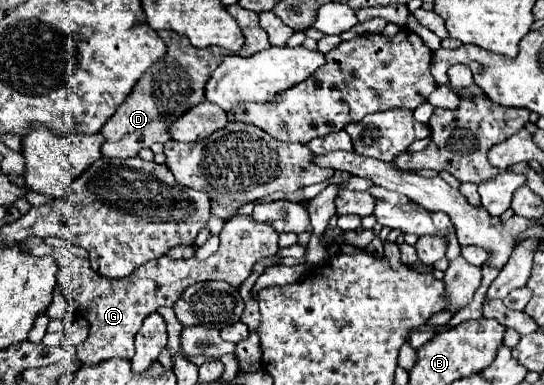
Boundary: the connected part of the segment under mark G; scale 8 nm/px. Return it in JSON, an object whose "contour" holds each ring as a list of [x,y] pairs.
{"contour":[[[240,216],[224,224],[220,248],[206,260],[172,260],[162,256],[158,260],[145,262],[142,268],[136,268],[122,280],[106,280],[104,276],[98,276],[86,258],[78,258],[64,248],[52,248],[38,236],[26,238],[22,242],[22,250],[32,256],[54,256],[58,264],[58,286],[66,302],[82,310],[82,317],[90,326],[89,336],[76,347],[77,358],[84,366],[96,366],[110,358],[130,360],[134,356],[134,336],[144,318],[156,312],[160,306],[174,306],[188,286],[206,280],[224,280],[238,288],[250,276],[252,266],[260,258],[274,256],[278,252],[278,234],[264,222],[256,224],[250,216]]]}

